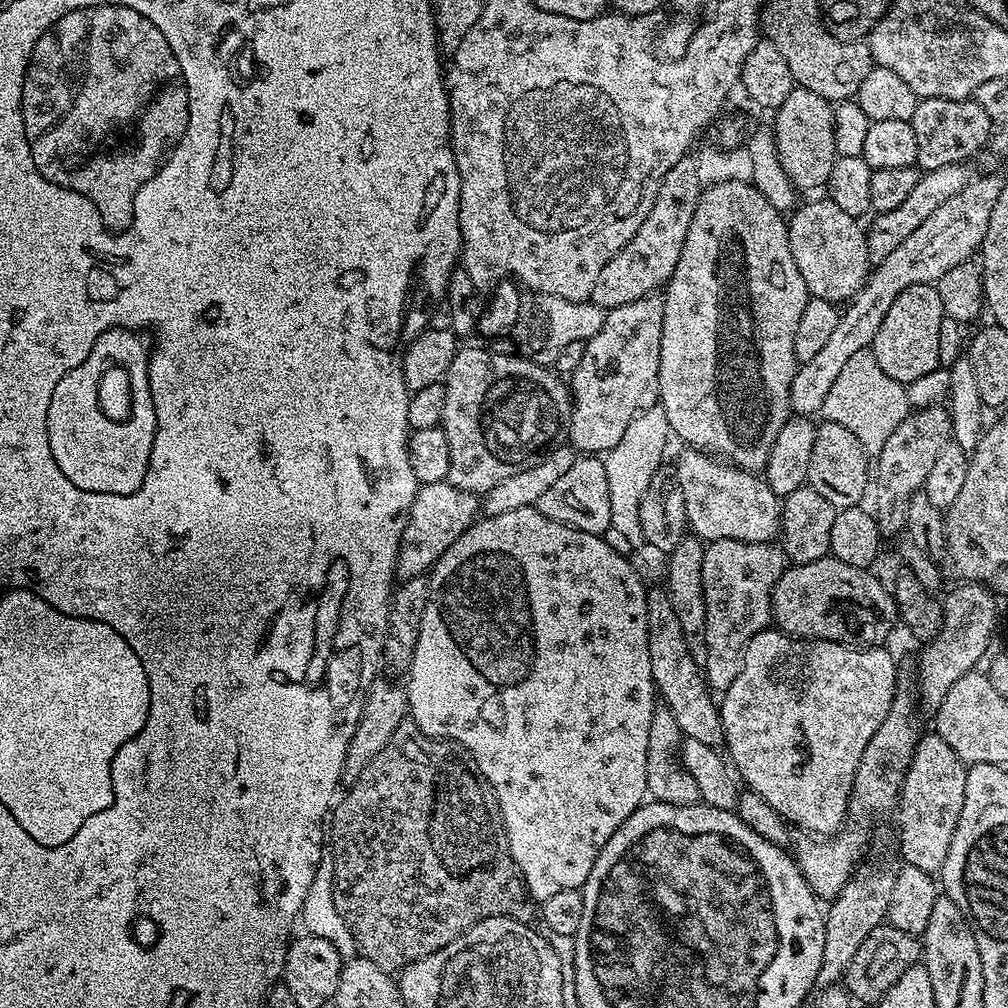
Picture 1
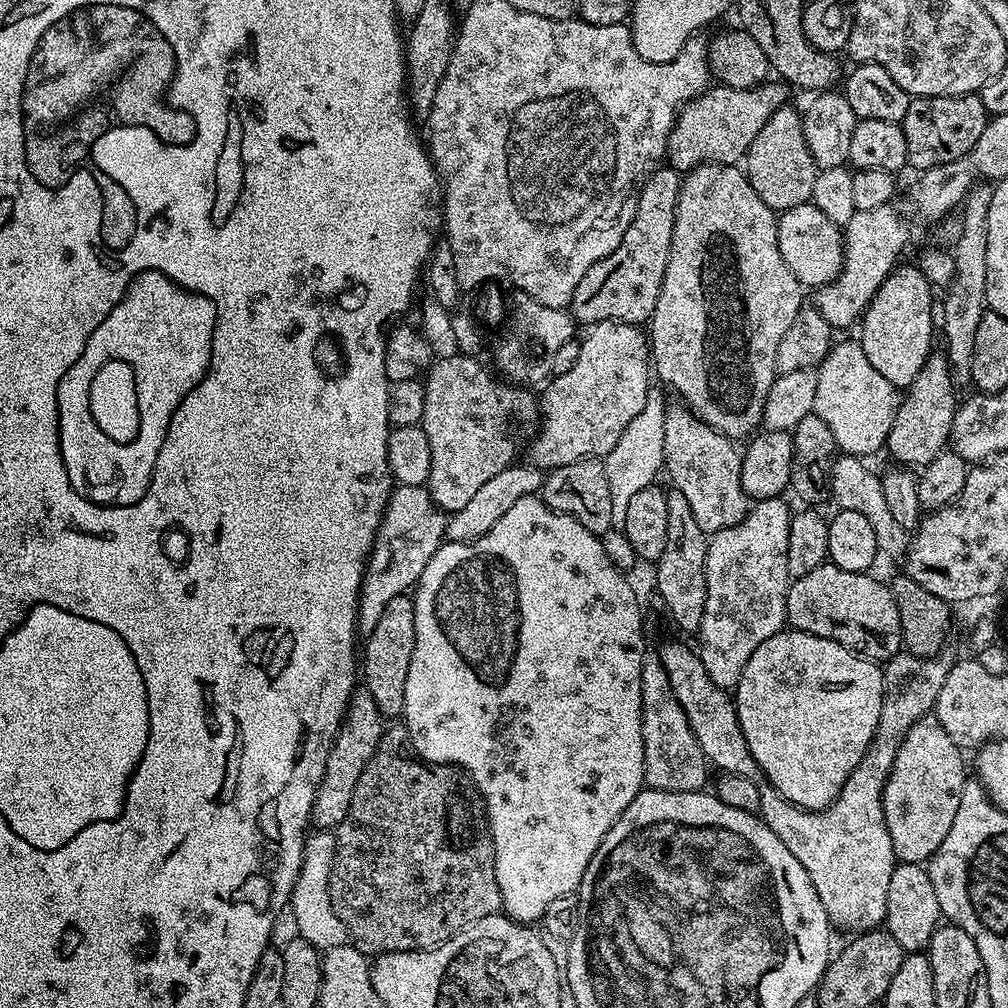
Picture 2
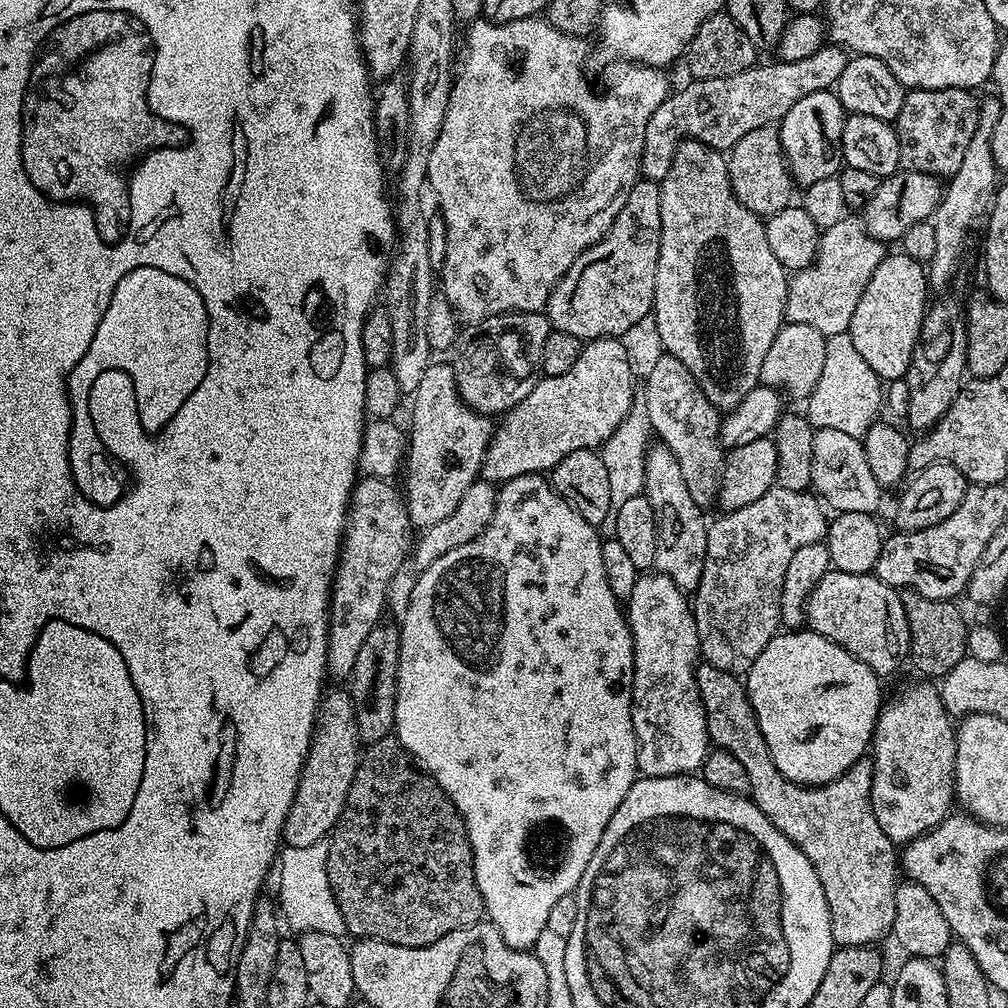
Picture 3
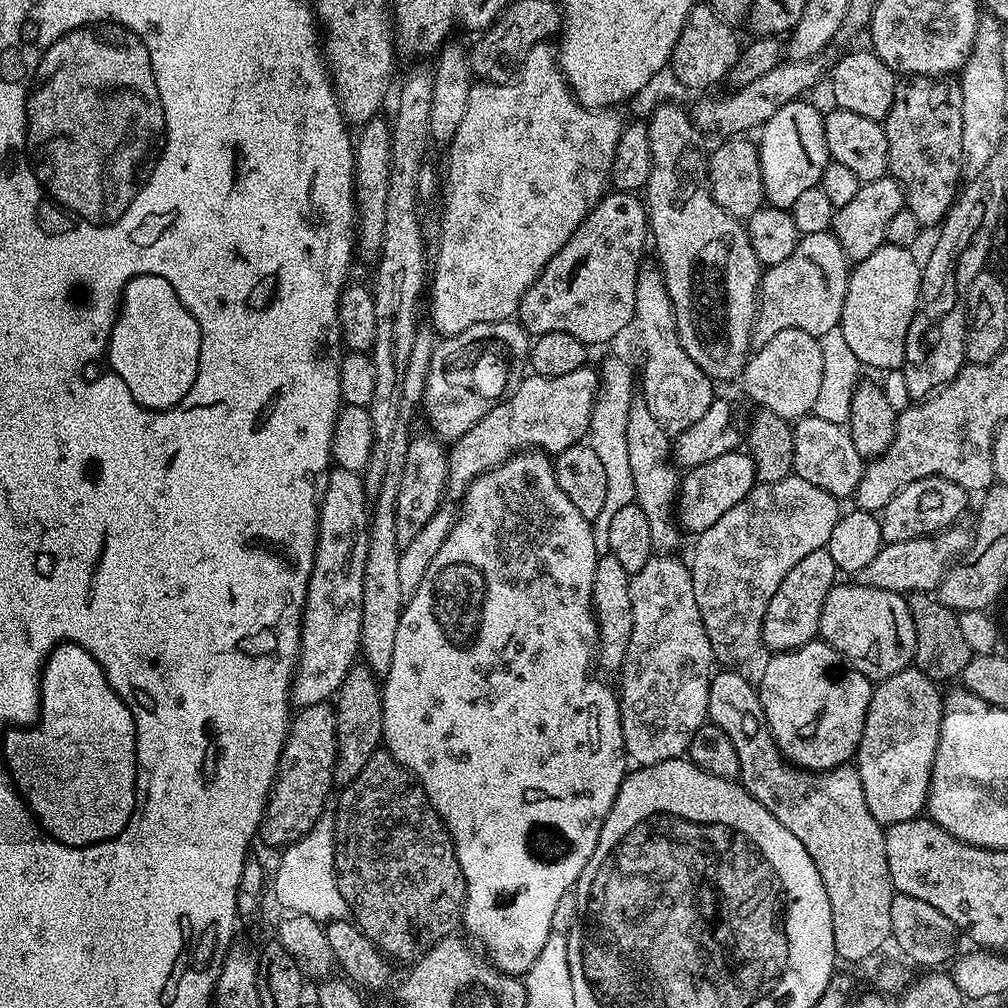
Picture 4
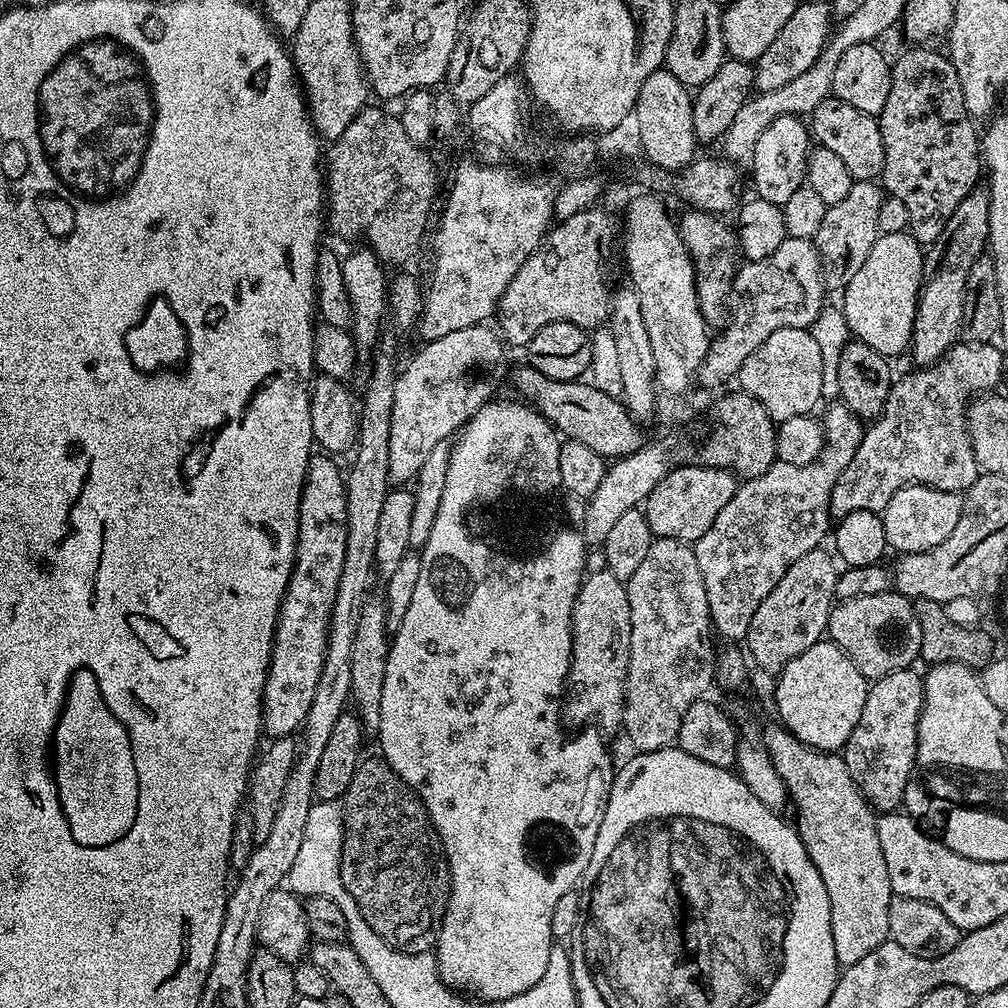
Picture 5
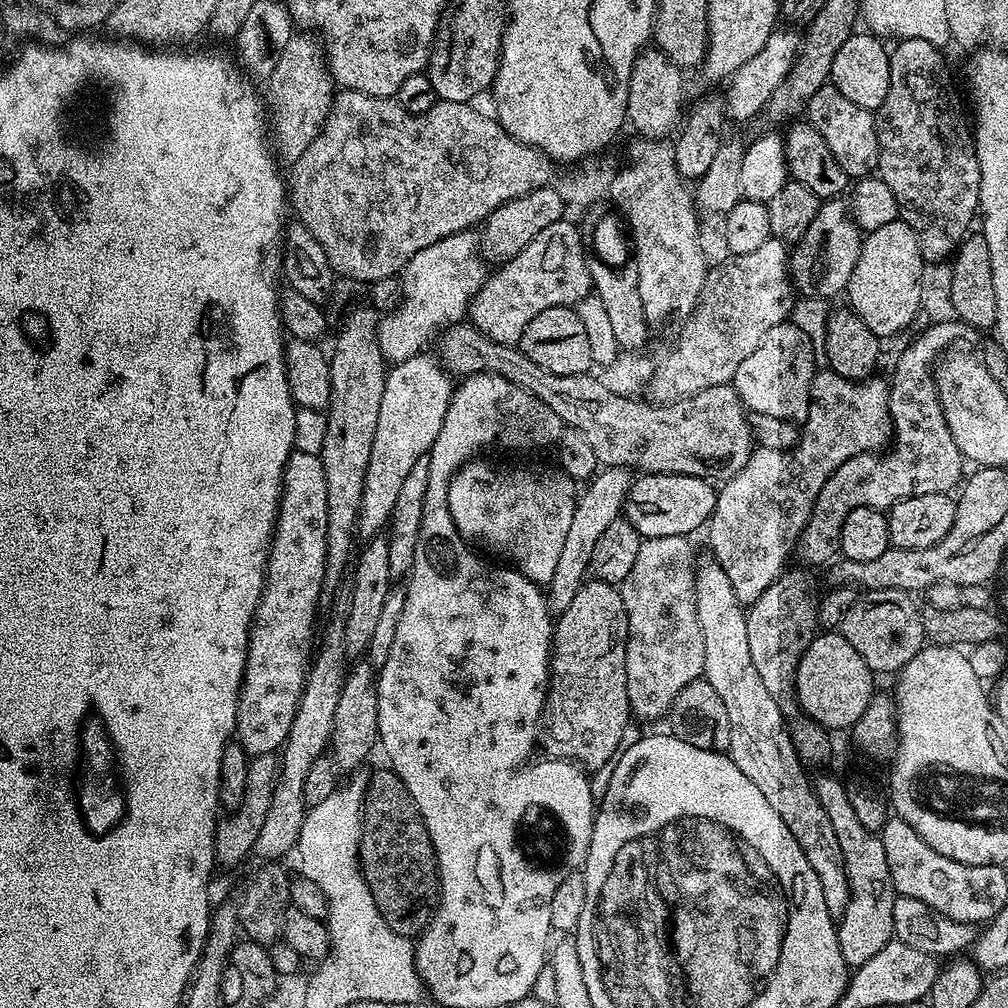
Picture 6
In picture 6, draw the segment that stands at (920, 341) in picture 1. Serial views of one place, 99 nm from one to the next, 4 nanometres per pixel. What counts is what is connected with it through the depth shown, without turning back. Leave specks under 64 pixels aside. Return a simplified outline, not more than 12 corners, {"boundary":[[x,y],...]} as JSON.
{"boundary":[[905,220],[863,237],[847,303],[876,336],[920,308],[926,261]]}

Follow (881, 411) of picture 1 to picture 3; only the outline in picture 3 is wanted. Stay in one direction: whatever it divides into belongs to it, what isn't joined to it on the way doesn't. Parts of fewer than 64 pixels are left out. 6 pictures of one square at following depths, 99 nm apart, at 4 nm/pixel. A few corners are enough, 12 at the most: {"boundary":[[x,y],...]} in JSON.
{"boundary":[[850,334],[826,339],[813,429],[864,437],[884,404],[882,381]]}

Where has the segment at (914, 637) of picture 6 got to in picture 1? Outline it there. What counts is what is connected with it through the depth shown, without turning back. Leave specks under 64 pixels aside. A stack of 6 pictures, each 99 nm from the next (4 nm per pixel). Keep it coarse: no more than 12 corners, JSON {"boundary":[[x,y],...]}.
{"boundary":[[829,554],[785,567],[772,618],[797,638],[884,646],[893,593]]}

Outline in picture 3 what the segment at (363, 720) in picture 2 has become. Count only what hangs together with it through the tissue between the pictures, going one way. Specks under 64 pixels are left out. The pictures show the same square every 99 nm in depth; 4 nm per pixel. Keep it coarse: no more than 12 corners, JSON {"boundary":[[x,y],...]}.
{"boundary":[[325,691],[287,847],[336,827],[361,755],[351,691]]}

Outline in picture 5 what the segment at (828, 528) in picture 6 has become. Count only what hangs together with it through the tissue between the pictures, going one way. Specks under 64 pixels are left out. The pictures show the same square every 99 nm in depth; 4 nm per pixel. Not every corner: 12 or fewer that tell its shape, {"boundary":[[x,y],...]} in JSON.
{"boundary":[[957,342],[893,383],[833,521],[883,513],[911,484],[982,474],[968,405],[1004,376],[992,342]]}

